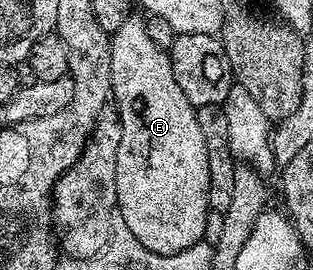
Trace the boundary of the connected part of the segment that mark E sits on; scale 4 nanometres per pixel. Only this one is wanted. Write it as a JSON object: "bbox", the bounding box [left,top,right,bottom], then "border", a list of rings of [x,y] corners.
{"bbox":[110,16,210,254],"border":[[[139,16],[128,18],[126,24],[122,24],[122,28],[118,28],[118,32],[111,35],[111,40],[112,60],[110,76],[112,77],[114,110],[115,113],[119,114],[120,123],[122,124],[122,140],[118,144],[118,172],[116,173],[116,204],[118,207],[118,218],[123,226],[130,228],[130,232],[134,232],[134,236],[138,236],[140,243],[146,248],[150,248],[150,252],[158,252],[159,254],[177,254],[186,248],[190,248],[194,244],[205,241],[207,234],[204,233],[208,230],[208,217],[210,217],[208,208],[210,168],[208,167],[208,161],[206,160],[206,140],[202,136],[202,128],[198,128],[196,107],[190,104],[190,100],[186,100],[182,88],[178,88],[178,80],[174,80],[172,55],[169,51],[162,49],[158,44],[154,44],[154,40],[150,40],[150,32],[148,31],[143,17],[141,19]]]}

